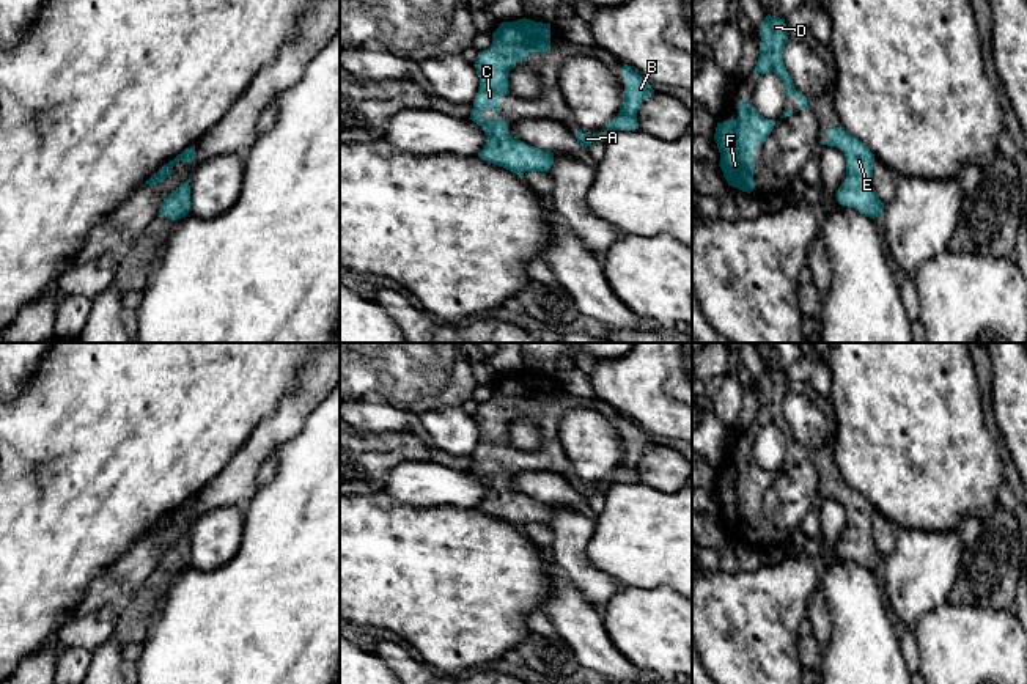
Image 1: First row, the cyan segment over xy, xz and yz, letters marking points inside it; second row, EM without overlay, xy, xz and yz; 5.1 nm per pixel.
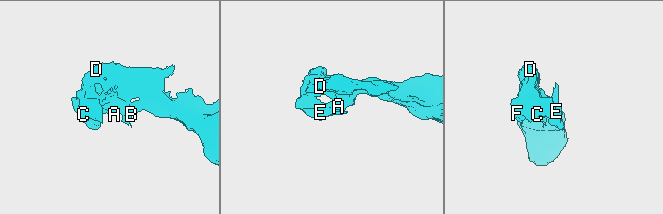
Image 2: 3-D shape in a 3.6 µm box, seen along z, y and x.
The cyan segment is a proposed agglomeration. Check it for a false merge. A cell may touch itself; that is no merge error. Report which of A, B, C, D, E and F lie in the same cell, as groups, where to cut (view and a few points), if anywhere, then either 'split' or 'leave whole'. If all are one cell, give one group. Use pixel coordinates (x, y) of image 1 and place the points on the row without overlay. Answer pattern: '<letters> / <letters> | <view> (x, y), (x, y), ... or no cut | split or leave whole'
A B C D E F | no cut | leave whole

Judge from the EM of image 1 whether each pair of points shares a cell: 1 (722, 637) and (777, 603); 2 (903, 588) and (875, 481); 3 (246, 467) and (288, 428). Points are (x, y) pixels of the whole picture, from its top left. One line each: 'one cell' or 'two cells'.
1: one cell
2: two cells
3: one cell

